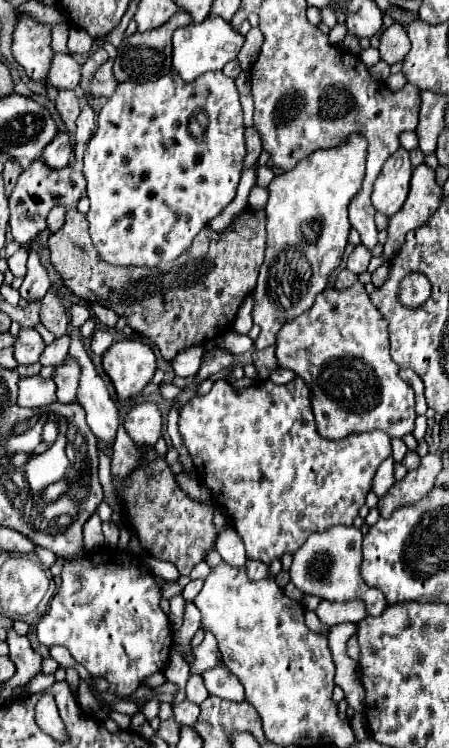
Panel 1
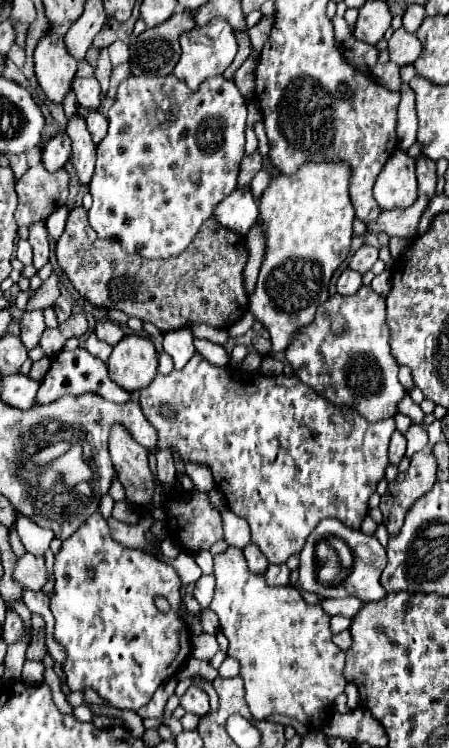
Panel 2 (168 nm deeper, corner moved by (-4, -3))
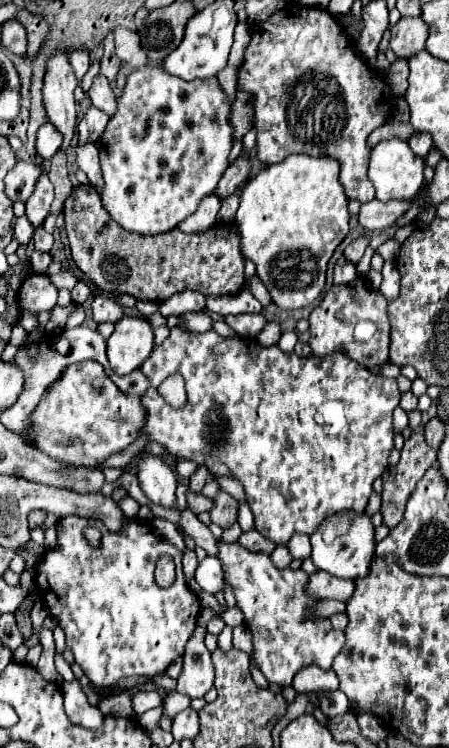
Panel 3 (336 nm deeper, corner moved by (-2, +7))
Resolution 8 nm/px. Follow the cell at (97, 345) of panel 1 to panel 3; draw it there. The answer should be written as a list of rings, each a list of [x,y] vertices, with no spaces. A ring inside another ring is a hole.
[[[96,295],[92,301],[92,315],[96,323],[118,323],[124,317],[124,307],[106,295]]]

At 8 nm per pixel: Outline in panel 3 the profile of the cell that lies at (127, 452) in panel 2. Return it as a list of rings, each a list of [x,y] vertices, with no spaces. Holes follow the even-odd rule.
[[[142,453],[138,463],[138,479],[144,489],[144,495],[152,503],[162,507],[174,507],[178,481],[172,469],[160,457]]]

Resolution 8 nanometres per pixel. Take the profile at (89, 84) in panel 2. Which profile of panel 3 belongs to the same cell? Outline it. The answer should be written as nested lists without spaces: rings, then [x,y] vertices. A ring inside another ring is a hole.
[[[98,75],[98,77],[94,79],[94,83],[92,83],[88,95],[90,95],[92,105],[94,105],[96,109],[104,111],[104,113],[110,115],[110,117],[112,117],[112,113],[116,113],[116,95],[114,95],[114,91],[112,91],[112,87],[110,87],[110,83],[108,83],[106,77]]]

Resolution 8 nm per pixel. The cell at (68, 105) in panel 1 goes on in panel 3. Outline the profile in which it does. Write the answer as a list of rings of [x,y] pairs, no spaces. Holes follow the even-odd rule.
[[[94,143],[88,145],[78,145],[76,147],[76,155],[78,155],[78,167],[88,175],[90,183],[100,191],[104,189],[104,181],[102,181],[102,169],[100,169],[100,157],[98,157],[98,147]]]

